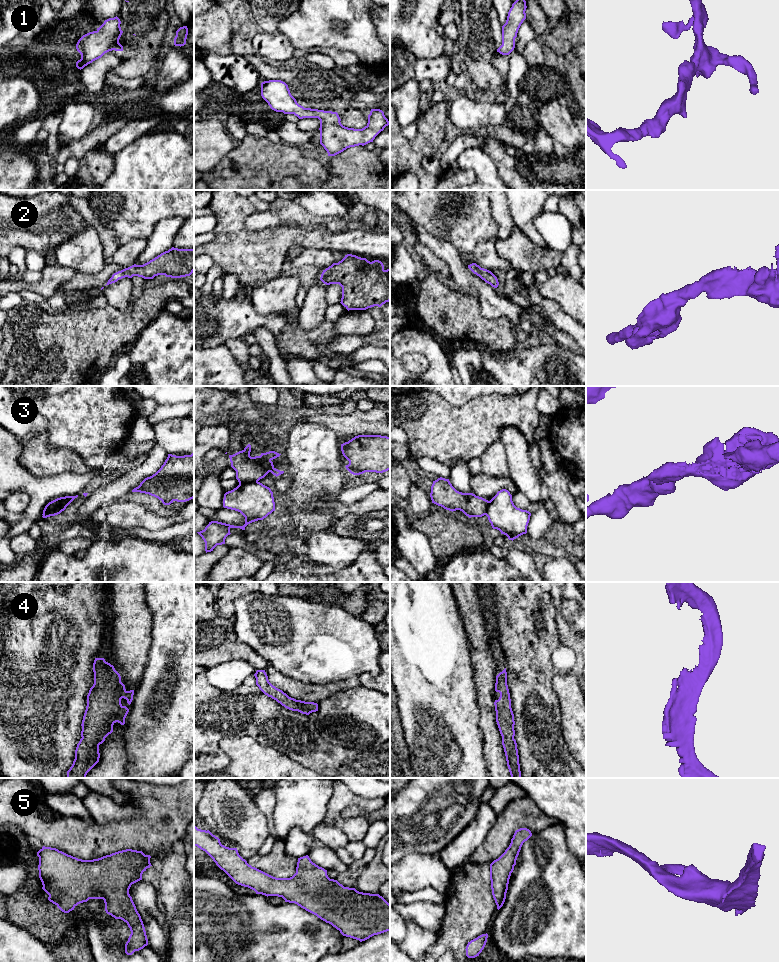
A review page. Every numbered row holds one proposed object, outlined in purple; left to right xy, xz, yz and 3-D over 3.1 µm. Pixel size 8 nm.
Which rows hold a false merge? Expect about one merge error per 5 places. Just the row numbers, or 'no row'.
3

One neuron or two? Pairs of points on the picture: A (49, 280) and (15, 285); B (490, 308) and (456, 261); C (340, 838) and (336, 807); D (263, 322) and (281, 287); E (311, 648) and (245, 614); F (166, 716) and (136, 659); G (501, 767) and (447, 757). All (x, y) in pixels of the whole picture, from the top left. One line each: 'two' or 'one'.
A: one
B: one
C: two
D: two
E: one
F: two
G: two

